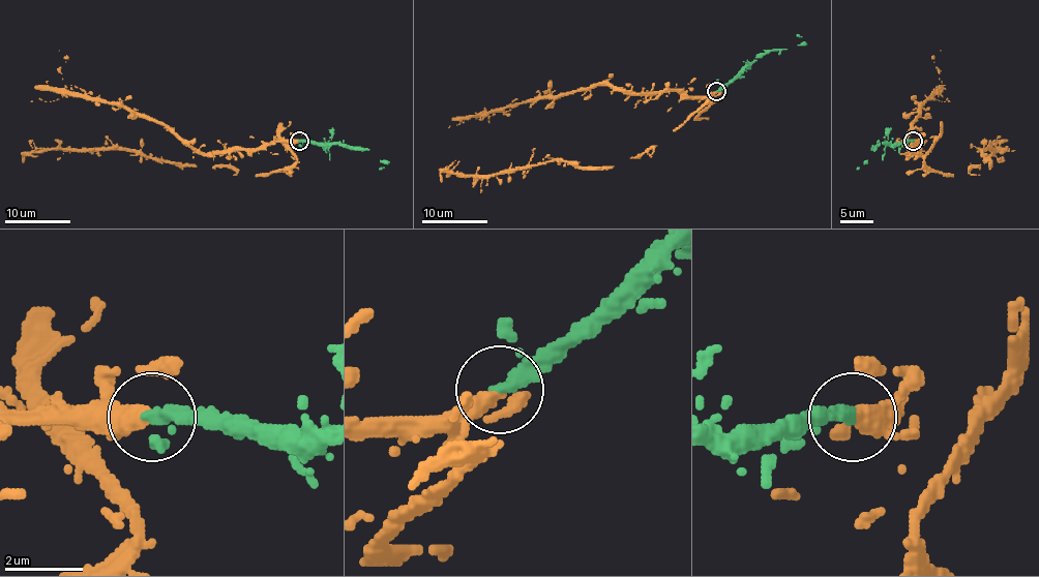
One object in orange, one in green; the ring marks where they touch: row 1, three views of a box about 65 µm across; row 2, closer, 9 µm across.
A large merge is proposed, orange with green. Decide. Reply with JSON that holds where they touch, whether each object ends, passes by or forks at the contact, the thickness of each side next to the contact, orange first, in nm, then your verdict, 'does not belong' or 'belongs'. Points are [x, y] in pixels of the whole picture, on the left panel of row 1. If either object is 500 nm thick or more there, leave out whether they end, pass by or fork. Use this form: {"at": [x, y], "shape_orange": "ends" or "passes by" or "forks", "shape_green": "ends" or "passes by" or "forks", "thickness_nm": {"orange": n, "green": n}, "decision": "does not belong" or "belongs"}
{"at": [299, 141], "shape_orange": "ends", "shape_green": "passes by", "thickness_nm": {"orange": 420, "green": 280}, "decision": "belongs"}

